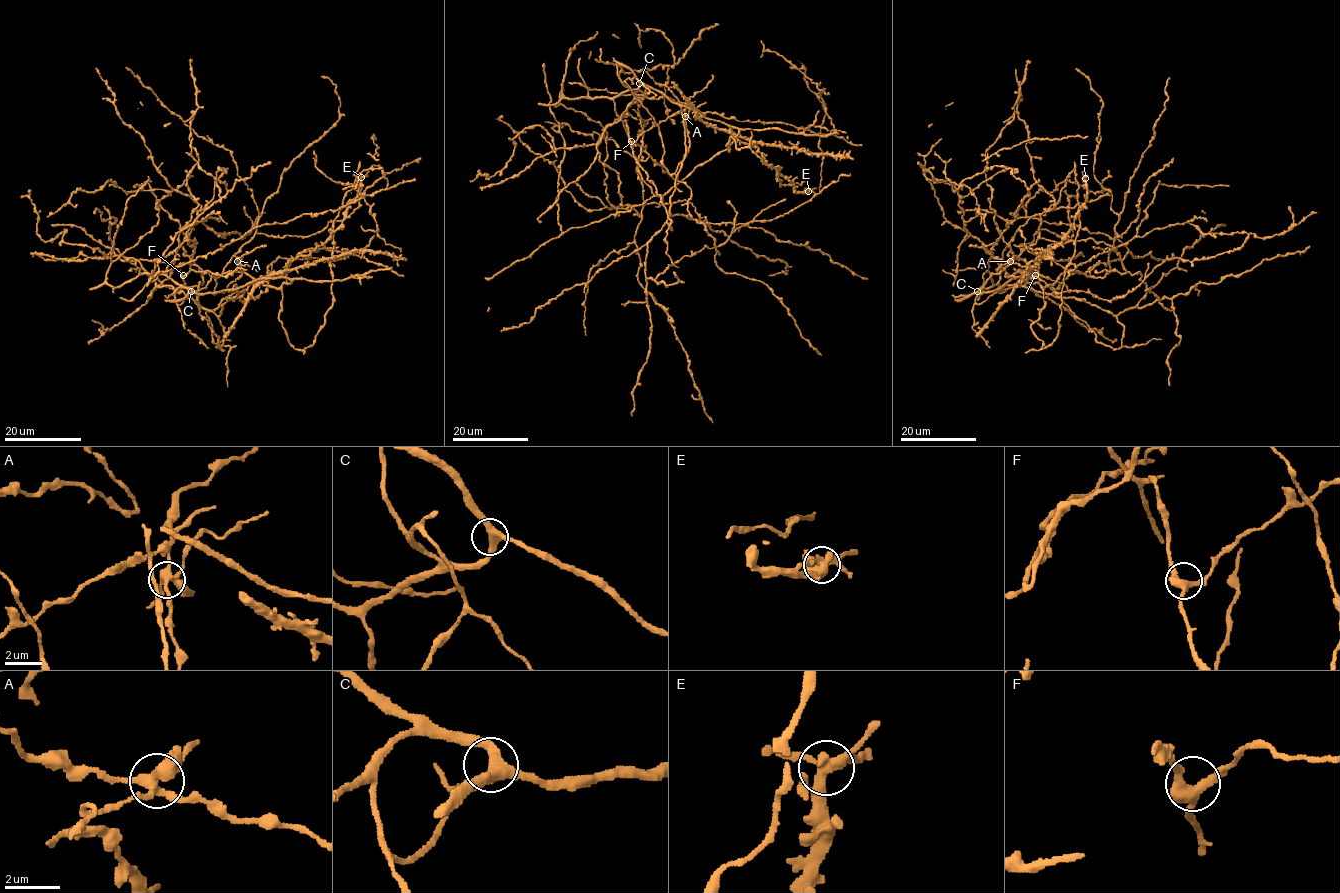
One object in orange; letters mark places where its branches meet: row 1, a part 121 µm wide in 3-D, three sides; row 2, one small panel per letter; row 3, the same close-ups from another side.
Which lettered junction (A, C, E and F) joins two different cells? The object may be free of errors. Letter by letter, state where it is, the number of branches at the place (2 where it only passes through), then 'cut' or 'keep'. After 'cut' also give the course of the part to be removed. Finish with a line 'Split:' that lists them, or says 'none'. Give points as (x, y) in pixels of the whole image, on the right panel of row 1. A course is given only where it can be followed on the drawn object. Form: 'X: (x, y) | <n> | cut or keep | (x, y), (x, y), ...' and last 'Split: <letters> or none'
A: (1010, 261) | 5 | cut | (1010, 260), (996, 271)
C: (977, 291) | 3 | keep
E: (1085, 178) | 5 | keep
F: (1035, 275) | 3 | keep
Split: A

